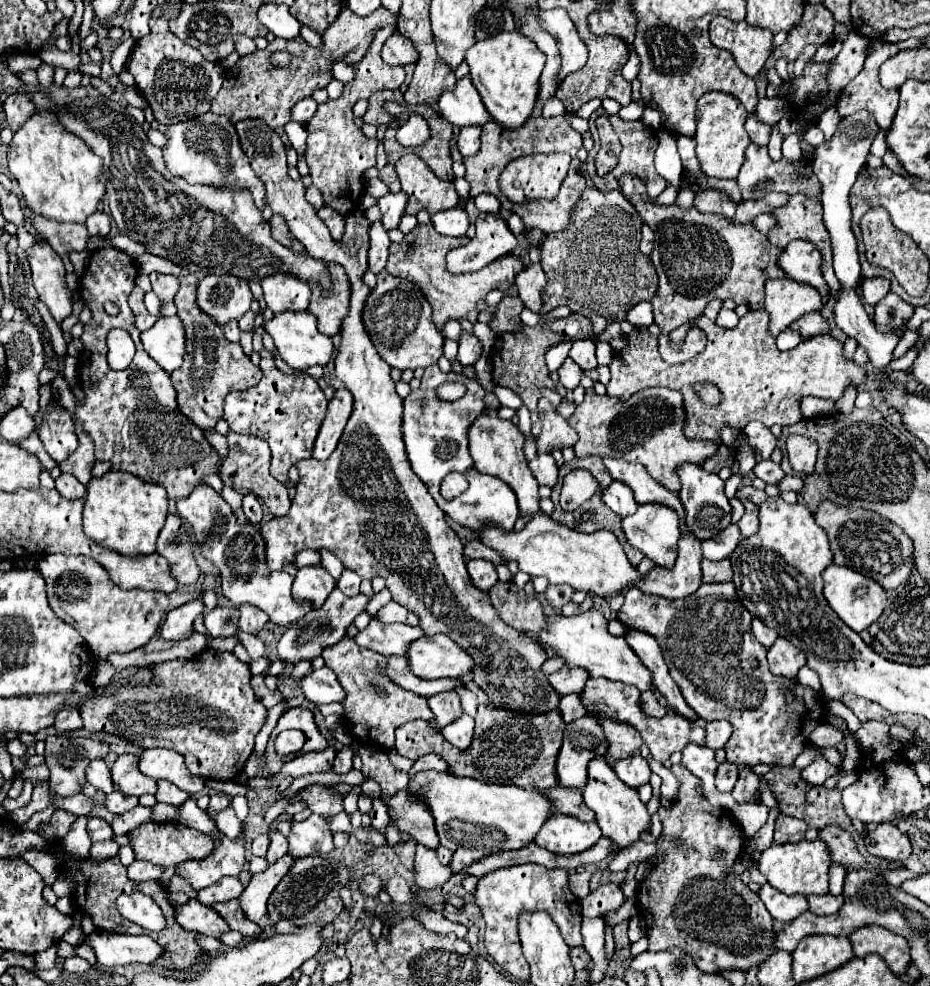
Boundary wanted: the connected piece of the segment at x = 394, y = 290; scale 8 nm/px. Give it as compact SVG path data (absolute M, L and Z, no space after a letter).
M382 271L378 275L378 285L368 295L368 303L364 307L364 325L380 357L394 369L414 371L418 367L434 365L442 357L444 337L432 325L432 309L412 281L400 281L398 277Z

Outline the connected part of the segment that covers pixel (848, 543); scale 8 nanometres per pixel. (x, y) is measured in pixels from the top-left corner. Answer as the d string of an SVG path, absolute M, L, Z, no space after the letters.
M822 501L814 519L830 539L830 549L834 555L832 561L836 565L844 565L852 571L858 571L878 581L884 589L896 589L910 577L910 571L914 567L912 541L908 535L902 533L900 527L882 519L878 513L836 505L832 501Z

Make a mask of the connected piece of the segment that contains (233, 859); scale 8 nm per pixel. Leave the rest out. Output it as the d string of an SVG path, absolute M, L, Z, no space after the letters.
M244 833L236 839L228 839L224 835L212 835L214 851L200 861L186 861L178 865L176 875L184 877L194 889L204 889L224 875L238 877L244 867Z

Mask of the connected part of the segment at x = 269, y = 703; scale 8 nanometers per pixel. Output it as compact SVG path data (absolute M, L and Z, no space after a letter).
M264 675L252 677L252 689L254 689L256 697L260 699L260 703L262 703L266 709L270 709L270 707L274 707L276 703L282 701L282 693L280 693L280 691L270 691L270 689L266 687Z

